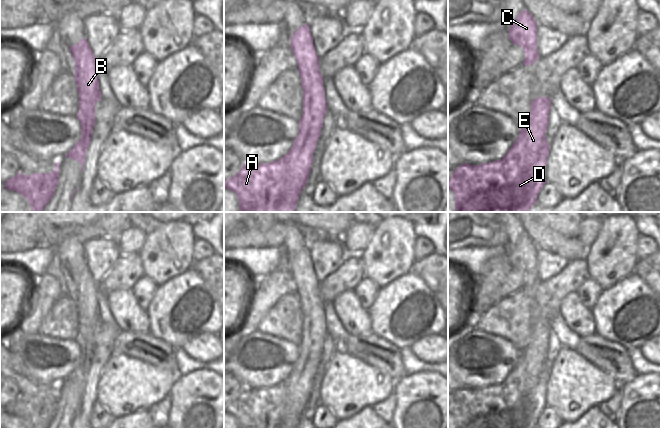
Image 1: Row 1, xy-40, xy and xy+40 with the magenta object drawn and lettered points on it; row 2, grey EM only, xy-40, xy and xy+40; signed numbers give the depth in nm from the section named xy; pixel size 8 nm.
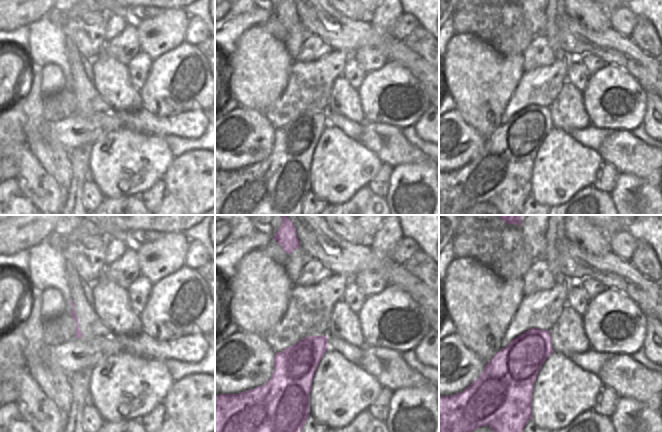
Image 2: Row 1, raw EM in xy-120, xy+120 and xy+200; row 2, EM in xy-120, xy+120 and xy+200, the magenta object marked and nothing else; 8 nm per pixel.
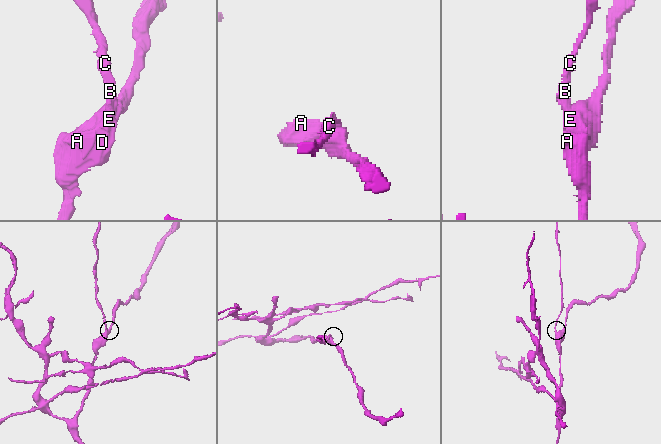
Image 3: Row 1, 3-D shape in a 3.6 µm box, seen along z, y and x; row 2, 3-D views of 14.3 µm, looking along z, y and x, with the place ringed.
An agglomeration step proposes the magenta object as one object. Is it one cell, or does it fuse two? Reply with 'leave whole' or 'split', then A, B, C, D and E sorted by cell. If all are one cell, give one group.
split | A D E / B C

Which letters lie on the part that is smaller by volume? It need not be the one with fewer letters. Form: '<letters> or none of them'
B, C

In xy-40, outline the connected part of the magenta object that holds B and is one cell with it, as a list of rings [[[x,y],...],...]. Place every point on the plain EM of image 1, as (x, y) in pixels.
[[[85,261],[70,276],[75,286],[75,306],[79,318],[79,336],[85,340],[87,356],[93,358],[93,328],[101,324],[97,294],[99,288]]]

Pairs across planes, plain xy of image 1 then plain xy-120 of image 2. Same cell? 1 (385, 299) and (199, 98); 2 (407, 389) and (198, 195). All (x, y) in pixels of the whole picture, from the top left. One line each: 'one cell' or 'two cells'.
1: one cell
2: one cell

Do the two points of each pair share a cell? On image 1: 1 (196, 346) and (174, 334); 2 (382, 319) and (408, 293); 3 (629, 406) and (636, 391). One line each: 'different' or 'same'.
1: different
2: same
3: same

